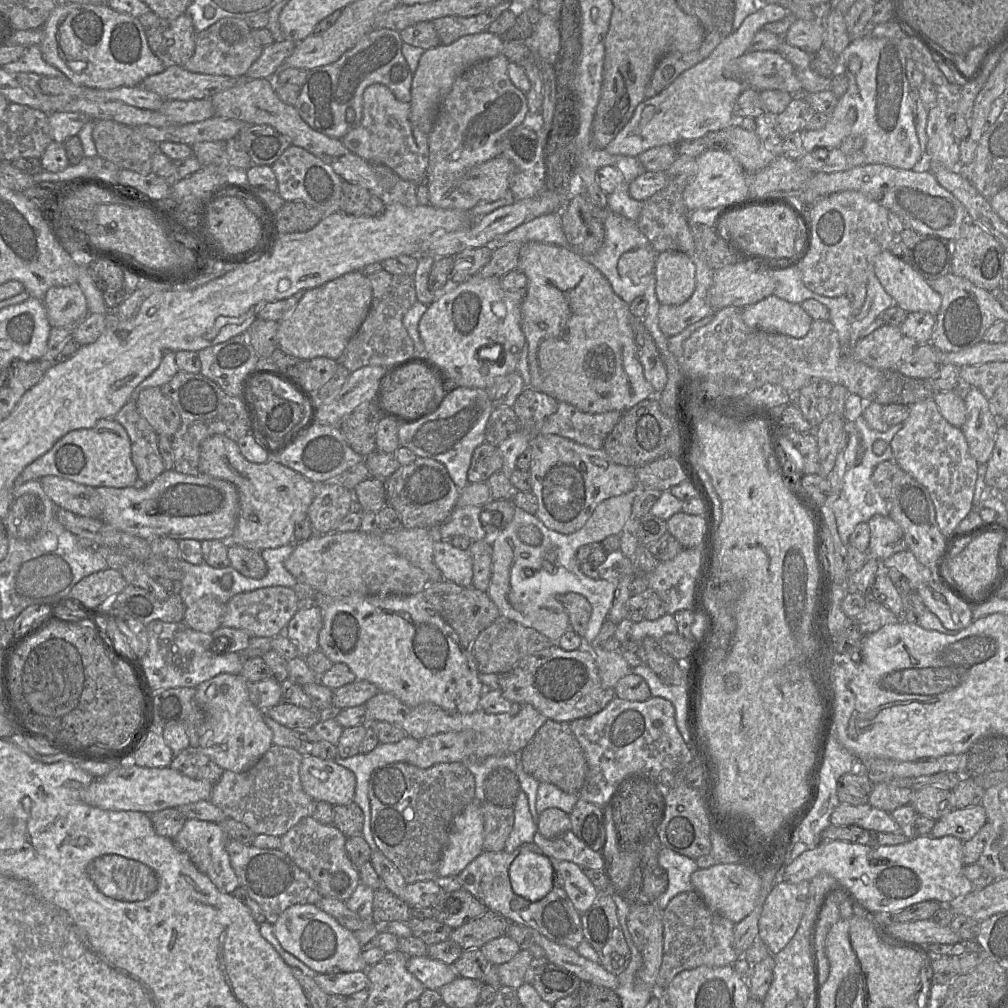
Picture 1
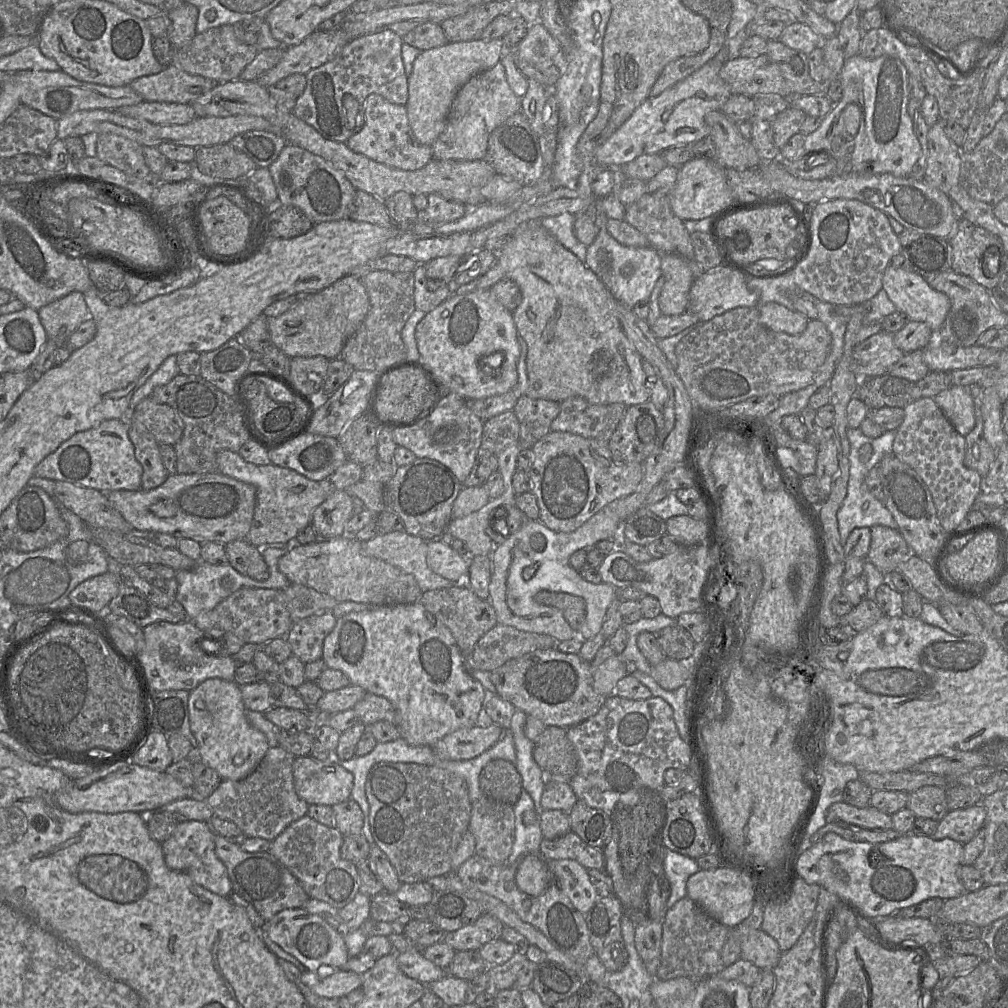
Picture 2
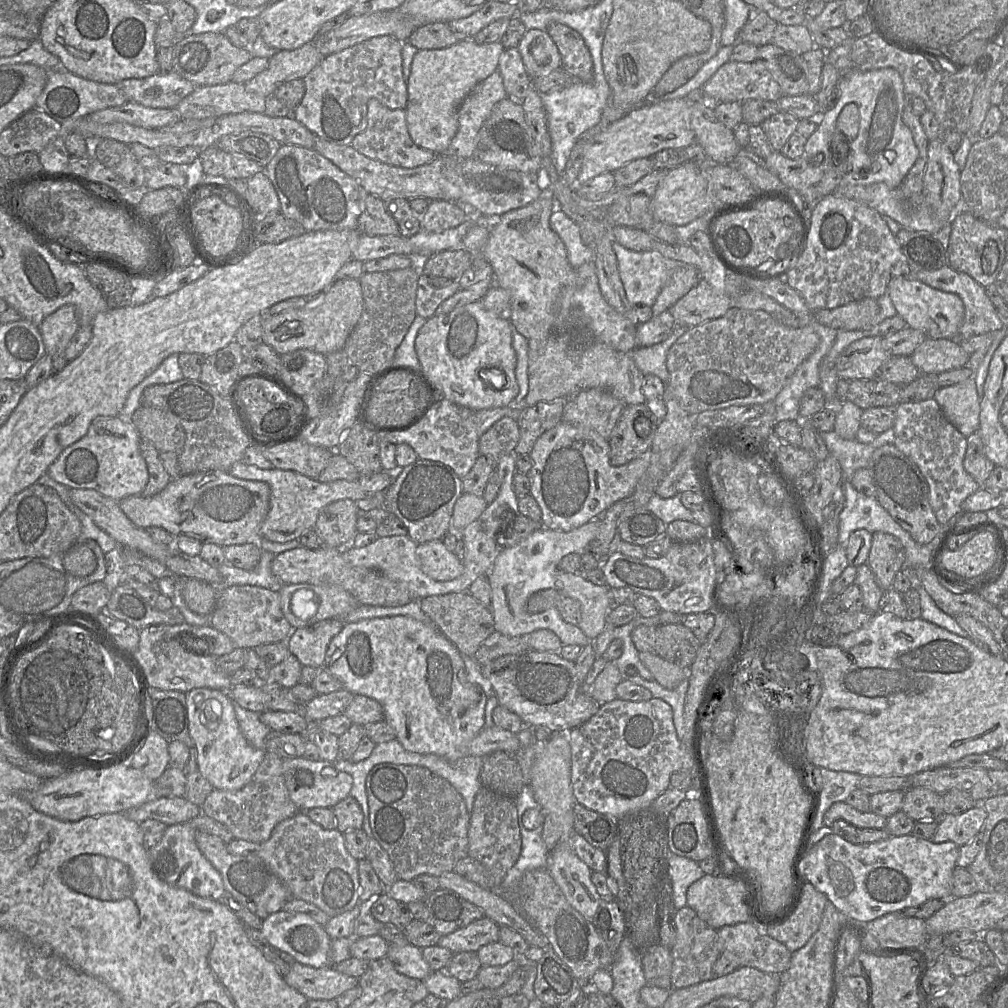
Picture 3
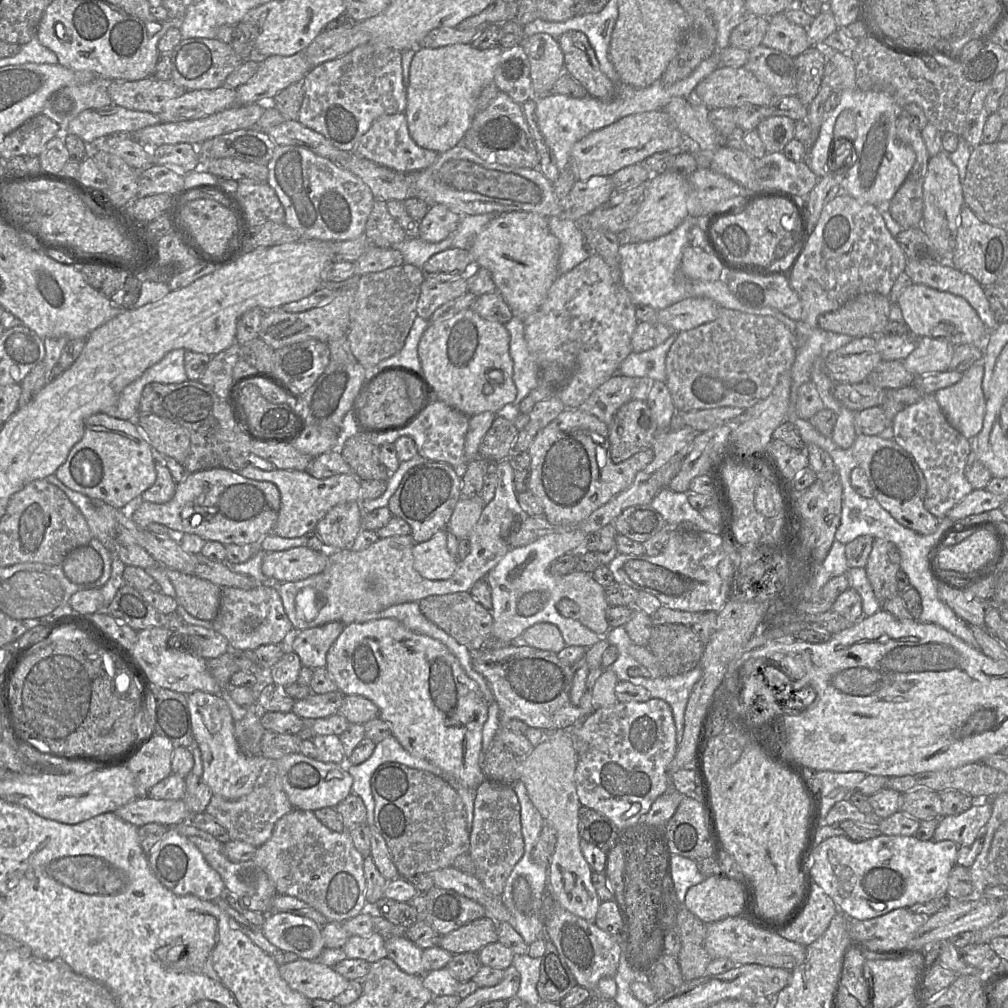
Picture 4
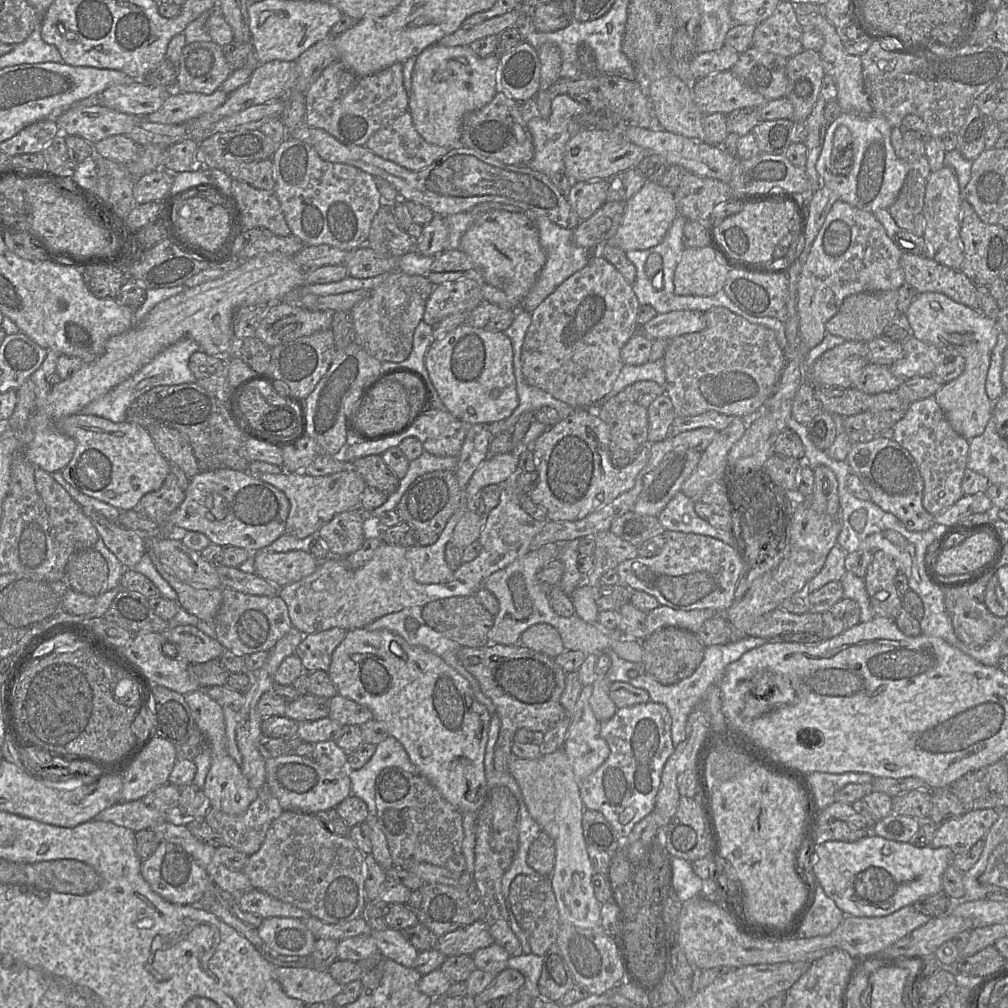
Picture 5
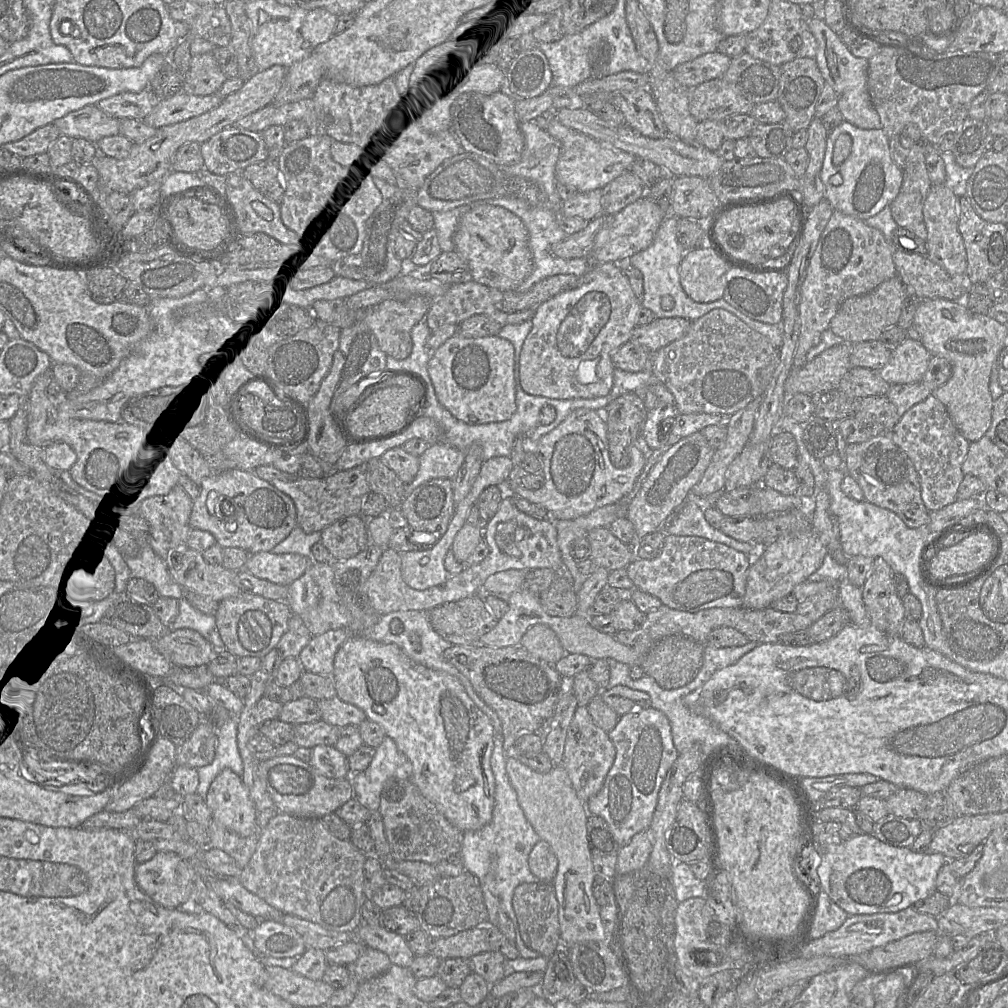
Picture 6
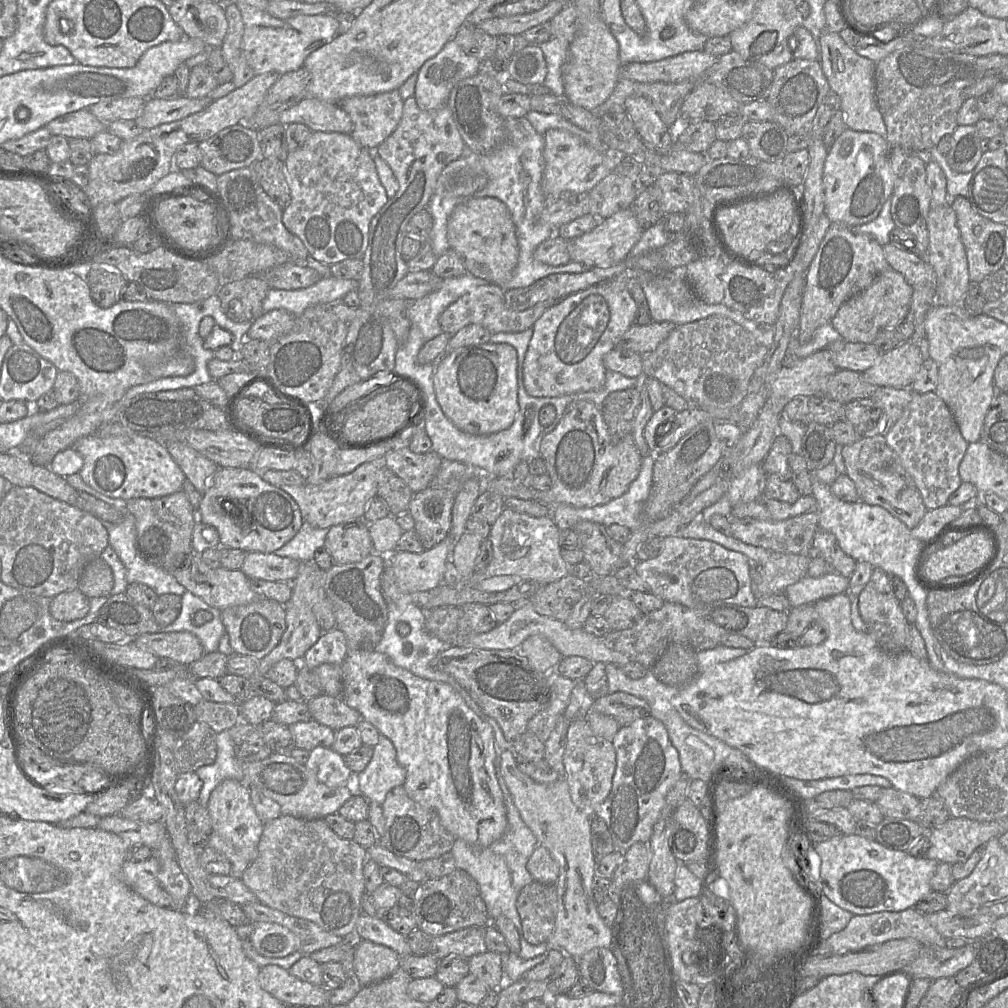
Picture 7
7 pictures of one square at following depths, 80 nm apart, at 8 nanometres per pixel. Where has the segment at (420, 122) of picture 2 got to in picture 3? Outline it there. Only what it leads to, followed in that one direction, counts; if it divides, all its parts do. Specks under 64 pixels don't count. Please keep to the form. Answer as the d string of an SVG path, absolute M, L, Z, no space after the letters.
M465 39L442 49L418 50L415 54L408 79L408 101L406 123L413 142L436 155L445 153L458 131L458 110L464 99L484 79L498 69L499 58L505 50L500 41L489 44L477 44Z

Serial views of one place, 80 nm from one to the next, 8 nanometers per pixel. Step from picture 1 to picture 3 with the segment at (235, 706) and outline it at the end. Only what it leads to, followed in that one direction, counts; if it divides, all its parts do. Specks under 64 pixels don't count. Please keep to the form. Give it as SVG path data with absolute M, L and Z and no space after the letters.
M195 688L186 694L189 733L197 749L197 766L214 789L236 791L247 785L266 751L251 746L242 734L227 692Z

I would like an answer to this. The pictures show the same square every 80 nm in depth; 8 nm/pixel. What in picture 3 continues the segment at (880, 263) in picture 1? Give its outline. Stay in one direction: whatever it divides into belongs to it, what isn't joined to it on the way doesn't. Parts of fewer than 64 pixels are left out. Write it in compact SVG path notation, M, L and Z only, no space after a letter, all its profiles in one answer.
M892 277L887 285L887 293L893 302L897 314L903 318L907 326L922 331L928 338L932 339L957 339L960 325L964 318L964 304L962 299L949 292L944 292L911 277Z

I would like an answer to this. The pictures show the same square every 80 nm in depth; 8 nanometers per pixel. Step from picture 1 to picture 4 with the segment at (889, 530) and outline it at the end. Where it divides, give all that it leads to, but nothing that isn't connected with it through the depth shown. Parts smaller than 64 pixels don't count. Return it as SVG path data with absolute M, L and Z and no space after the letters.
M874 538L866 564L866 573L878 601L883 602L901 594L897 589L897 573L901 570L898 548L890 541Z

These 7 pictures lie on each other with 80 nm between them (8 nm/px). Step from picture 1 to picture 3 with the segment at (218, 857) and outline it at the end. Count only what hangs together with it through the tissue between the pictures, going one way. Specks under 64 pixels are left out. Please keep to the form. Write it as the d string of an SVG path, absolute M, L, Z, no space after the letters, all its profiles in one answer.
M190 822L168 826L160 842L149 849L152 868L160 880L171 886L199 897L222 901L226 895L222 877L198 848L196 831Z

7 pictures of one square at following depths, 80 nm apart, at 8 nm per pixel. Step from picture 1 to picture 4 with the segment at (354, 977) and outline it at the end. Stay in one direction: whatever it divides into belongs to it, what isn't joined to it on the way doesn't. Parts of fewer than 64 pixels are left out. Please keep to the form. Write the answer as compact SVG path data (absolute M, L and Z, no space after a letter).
M298 959L278 966L279 973L288 986L309 1000L333 1000L350 984L350 981L334 968L325 966L317 960Z

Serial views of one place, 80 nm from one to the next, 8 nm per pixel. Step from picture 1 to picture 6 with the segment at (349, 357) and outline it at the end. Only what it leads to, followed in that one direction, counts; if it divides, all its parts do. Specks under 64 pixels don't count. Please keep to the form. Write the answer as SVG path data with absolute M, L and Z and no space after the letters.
M412 296L406 301L385 300L366 310L362 321L375 335L380 349L387 356L403 360L410 356L413 348L411 330L425 319L431 302L424 296Z

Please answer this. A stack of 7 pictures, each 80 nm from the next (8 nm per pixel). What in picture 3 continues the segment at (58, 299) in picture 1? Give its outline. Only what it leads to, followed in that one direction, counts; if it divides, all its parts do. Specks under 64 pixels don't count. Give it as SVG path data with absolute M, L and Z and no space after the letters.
M66 304L43 319L38 326L45 351L51 357L64 354L66 347L79 329L77 312Z

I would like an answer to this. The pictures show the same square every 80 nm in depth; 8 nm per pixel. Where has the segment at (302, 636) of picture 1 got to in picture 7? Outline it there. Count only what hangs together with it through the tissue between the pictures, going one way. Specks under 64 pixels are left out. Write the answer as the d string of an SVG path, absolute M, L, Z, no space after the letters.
M338 628L323 632L317 642L307 650L300 661L308 669L324 663L341 665L348 654L345 634Z

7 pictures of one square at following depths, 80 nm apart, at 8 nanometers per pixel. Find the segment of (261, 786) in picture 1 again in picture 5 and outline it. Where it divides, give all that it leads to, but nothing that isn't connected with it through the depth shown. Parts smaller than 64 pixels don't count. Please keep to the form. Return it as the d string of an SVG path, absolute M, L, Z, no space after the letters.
M265 783L258 790L257 798L248 806L244 813L232 816L214 807L210 807L205 816L205 821L220 835L222 845L231 846L247 856L251 856L260 849L271 823L283 812L284 810L280 806L278 800Z

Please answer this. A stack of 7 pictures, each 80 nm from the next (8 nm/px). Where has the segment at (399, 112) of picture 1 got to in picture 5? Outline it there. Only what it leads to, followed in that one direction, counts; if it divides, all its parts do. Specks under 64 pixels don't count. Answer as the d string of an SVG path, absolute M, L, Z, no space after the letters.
M409 111L372 134L365 147L377 156L414 172L428 167L452 149L426 142L415 129Z

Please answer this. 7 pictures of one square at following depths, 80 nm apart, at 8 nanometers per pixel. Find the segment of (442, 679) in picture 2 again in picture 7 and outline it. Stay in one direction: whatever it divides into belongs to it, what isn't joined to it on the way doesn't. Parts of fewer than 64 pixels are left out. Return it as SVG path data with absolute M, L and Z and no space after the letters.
M376 650L350 651L341 664L342 699L372 723L396 749L398 763L406 770L403 787L408 796L434 810L443 827L456 839L463 839L476 848L486 848L498 841L507 827L503 793L497 778L499 751L492 727L483 721L451 685L420 678L395 665L384 653Z

